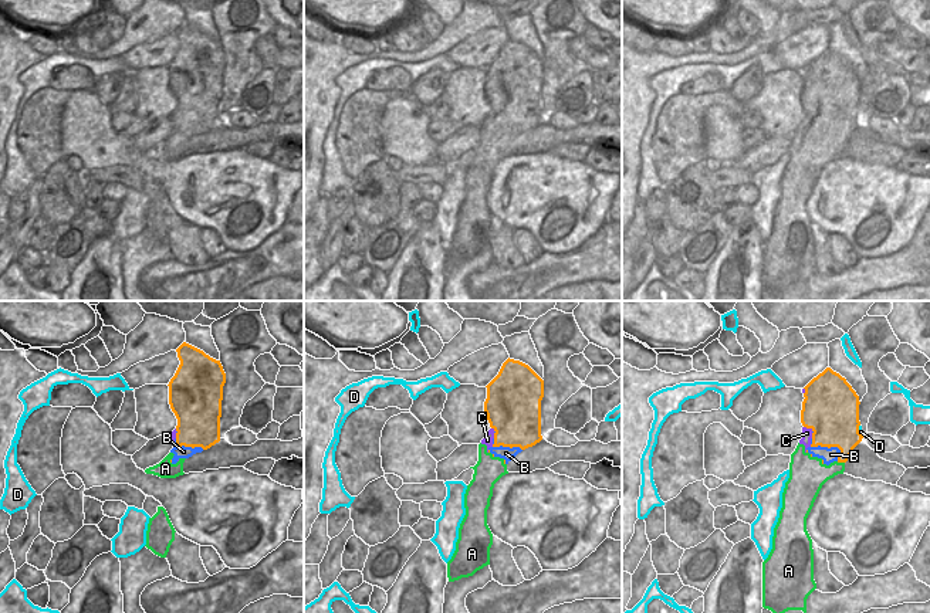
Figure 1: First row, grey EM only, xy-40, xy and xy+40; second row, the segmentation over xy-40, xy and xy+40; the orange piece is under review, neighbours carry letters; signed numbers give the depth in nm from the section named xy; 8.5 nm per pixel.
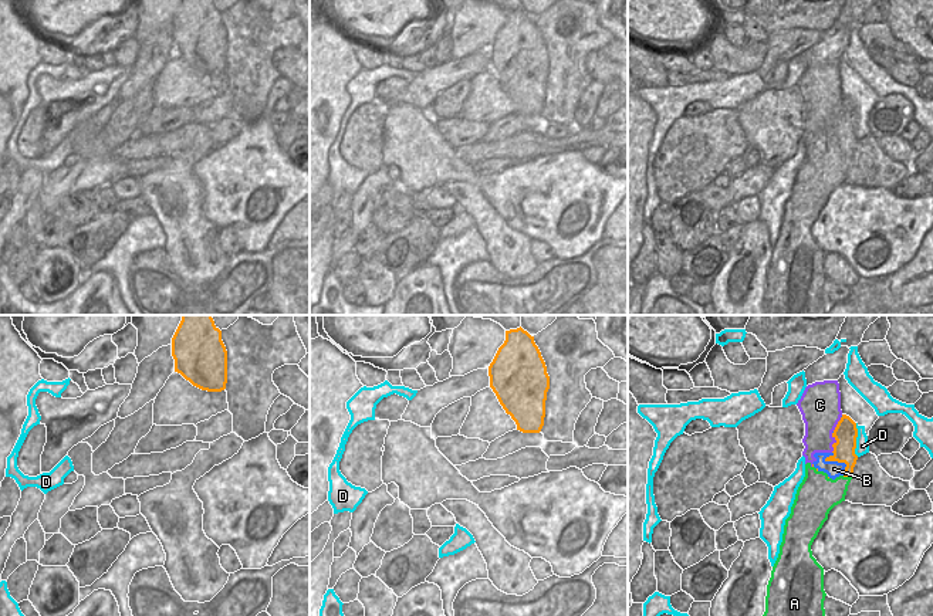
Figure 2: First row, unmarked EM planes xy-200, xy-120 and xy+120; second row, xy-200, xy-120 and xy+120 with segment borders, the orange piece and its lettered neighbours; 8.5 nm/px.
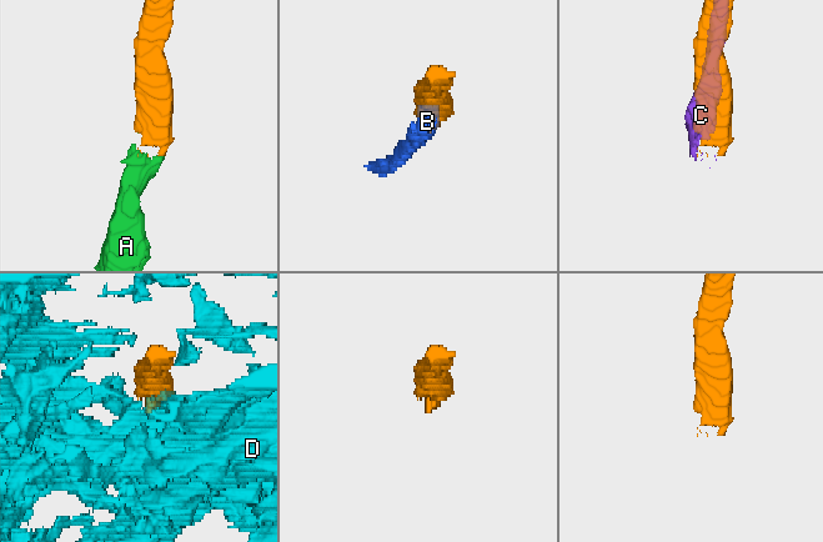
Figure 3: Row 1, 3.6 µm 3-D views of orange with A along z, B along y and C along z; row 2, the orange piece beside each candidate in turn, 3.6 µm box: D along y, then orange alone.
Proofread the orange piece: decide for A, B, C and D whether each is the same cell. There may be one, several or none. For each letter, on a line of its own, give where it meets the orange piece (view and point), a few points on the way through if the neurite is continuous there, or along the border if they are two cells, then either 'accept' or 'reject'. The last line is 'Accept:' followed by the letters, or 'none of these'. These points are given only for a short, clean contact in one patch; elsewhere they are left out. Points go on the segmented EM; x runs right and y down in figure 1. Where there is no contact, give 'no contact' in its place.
A: xy+40 (841, 461) | accept
B: xy+40 (828, 447) | reject
C: xy+40 (808, 427) | reject
D: xy+40 (858, 430) | reject
Accept: A

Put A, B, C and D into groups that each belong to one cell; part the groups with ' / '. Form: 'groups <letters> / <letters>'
groups A / B C / D

